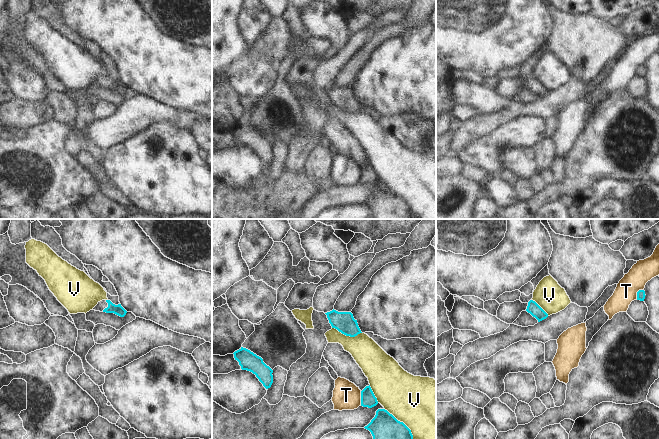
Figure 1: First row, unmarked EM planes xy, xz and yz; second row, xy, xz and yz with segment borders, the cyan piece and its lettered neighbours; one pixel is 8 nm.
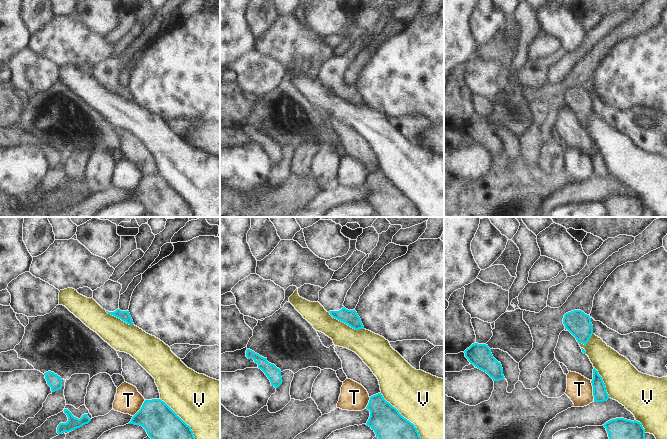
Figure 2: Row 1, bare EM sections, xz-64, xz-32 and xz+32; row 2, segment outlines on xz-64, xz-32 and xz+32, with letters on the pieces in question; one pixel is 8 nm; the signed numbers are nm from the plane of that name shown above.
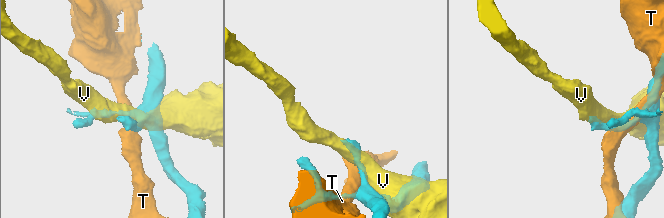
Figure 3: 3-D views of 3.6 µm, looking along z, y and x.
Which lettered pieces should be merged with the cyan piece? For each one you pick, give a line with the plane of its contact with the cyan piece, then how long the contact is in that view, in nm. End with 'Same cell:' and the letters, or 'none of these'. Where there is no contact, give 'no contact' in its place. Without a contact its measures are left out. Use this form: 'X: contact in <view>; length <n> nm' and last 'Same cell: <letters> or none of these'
Same cell: none of these

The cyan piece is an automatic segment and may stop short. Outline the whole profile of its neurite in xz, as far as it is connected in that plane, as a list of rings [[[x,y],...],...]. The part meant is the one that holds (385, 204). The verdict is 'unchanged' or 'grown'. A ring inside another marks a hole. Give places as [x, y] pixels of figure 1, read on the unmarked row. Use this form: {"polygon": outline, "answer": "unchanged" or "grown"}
{"polygon": [[[378,185],[375,193],[364,204],[371,208],[373,219],[413,219],[411,206],[385,185]]], "answer": "unchanged"}

